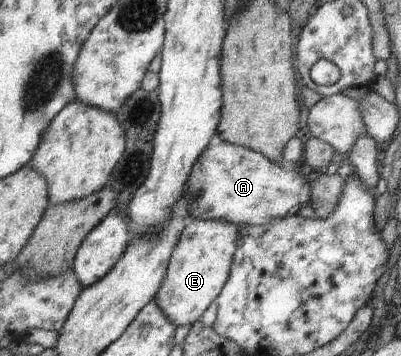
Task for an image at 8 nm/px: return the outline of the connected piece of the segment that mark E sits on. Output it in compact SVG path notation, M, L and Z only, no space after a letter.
M192 219L175 246L165 279L154 300L175 326L192 326L221 294L237 252L239 226L225 220Z

